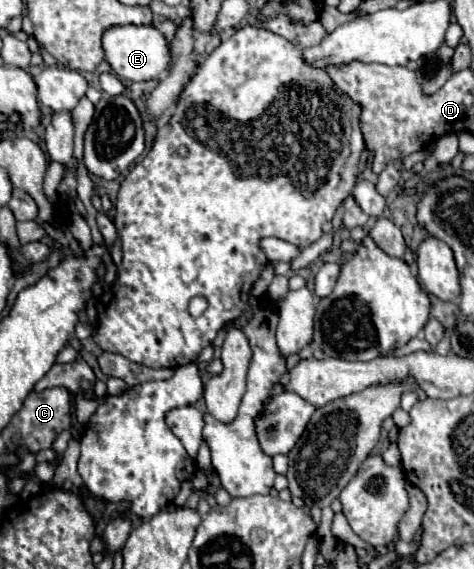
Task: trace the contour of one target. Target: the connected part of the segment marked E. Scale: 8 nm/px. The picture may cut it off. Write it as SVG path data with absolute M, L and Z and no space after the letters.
M153 25L111 27L103 35L103 49L105 49L107 61L113 67L113 71L121 79L127 79L127 81L151 81L151 79L157 79L171 65L171 53L169 53L169 47L167 47L167 39Z

